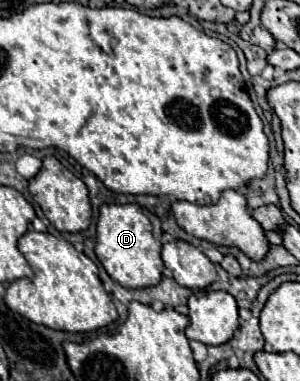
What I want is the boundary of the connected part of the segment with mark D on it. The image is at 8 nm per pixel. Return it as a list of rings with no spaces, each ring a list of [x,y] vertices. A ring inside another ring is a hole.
[[[102,205],[96,229],[96,257],[114,281],[126,289],[142,289],[160,283],[164,269],[160,259],[162,233],[152,233],[152,223],[142,213],[140,205]]]

